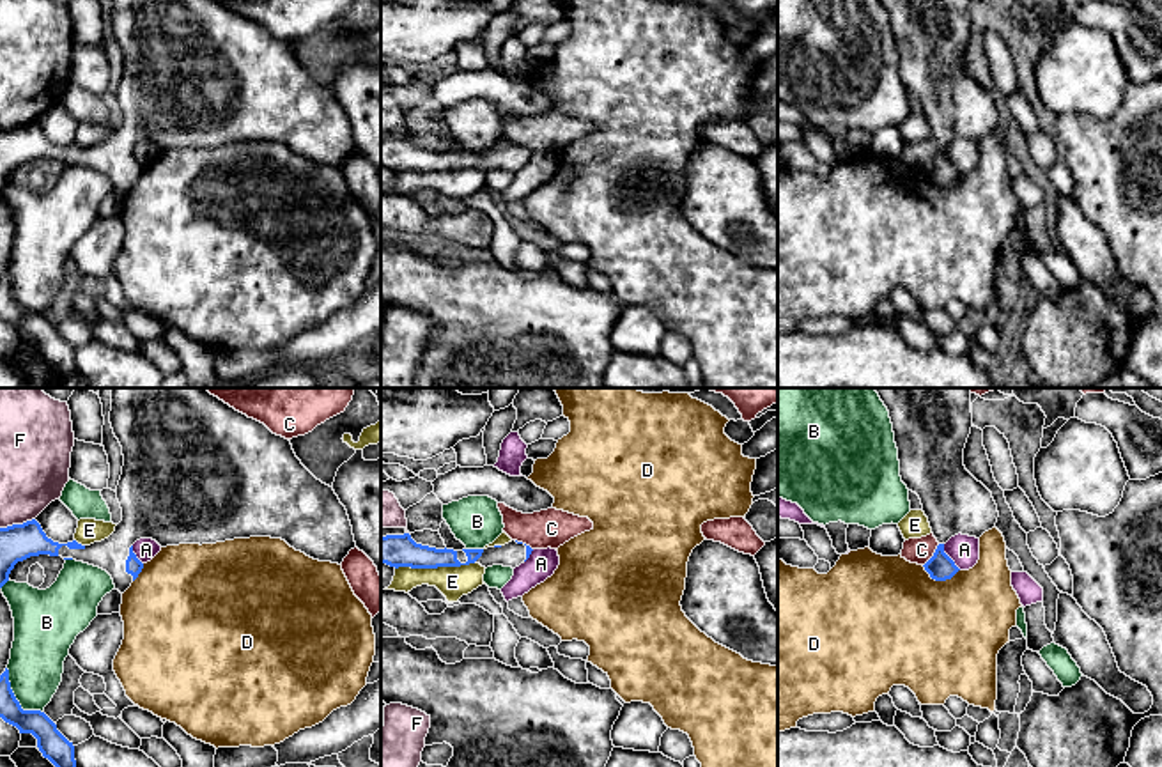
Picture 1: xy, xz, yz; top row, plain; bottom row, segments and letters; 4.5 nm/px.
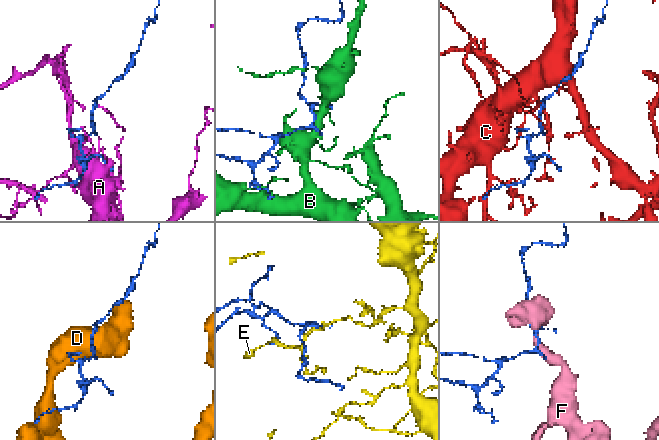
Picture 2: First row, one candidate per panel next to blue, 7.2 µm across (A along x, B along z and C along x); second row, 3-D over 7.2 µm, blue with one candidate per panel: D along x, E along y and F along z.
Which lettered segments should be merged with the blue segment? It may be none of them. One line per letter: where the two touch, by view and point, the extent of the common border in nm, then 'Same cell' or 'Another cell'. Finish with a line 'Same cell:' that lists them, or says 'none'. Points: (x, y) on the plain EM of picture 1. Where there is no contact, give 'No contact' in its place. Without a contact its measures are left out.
A: Touches blue at yz (948, 160). Shared border 150 nm. Another cell
B: Touches blue at xy (15, 302). Shared border 260 nm. Another cell
C: Touches blue at yz (934, 158). Shared border 130 nm. Another cell
D: Touches blue at yz (939, 183). Shared border 180 nm. Another cell
E: Touches blue at xz (434, 170). Shared border 360 nm. Another cell
F: Touches blue at xy (16, 128). Shared border 170 nm. Another cell
Same cell: none

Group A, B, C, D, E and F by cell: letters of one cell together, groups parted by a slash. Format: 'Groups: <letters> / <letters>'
Groups: A / B / C / D / E / F

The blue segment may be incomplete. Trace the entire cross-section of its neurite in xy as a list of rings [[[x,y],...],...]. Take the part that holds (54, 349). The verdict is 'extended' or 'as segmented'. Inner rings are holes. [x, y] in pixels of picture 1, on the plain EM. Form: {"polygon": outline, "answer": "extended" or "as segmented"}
{"polygon": [[[9,273],[0,278],[0,321],[16,329],[19,337],[32,337],[37,351],[62,377],[76,374],[74,349],[58,333],[57,328],[41,314],[23,314],[16,303]]], "answer": "as segmented"}

